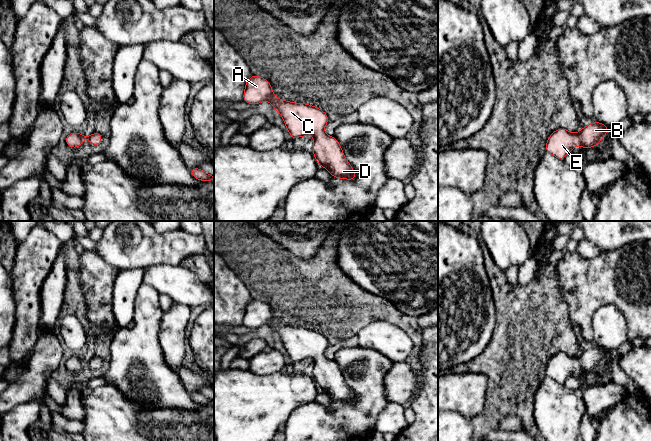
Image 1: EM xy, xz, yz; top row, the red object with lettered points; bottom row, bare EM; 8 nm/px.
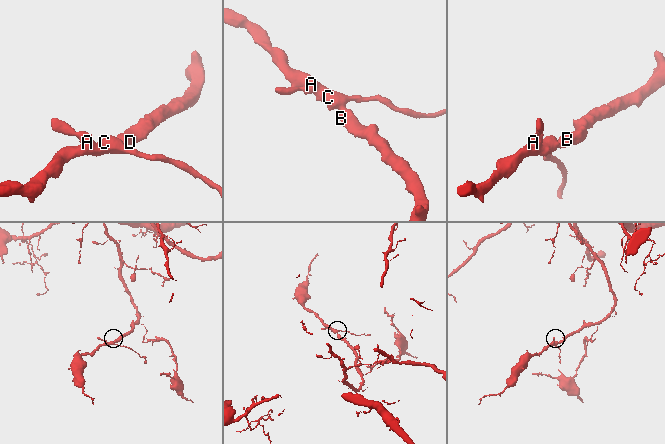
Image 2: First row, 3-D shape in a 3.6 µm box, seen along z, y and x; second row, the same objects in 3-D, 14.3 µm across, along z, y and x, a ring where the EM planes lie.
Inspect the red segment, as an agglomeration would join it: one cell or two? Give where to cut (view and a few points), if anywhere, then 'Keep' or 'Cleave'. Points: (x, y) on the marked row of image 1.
No split. Keep

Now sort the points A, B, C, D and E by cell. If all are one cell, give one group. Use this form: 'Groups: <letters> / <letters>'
Groups: A B C D E

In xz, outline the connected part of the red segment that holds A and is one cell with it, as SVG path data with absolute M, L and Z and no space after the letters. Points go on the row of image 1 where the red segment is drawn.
M254 74L246 81L243 101L251 105L269 101L282 116L292 140L309 134L314 136L312 153L319 166L324 167L335 178L356 179L356 173L347 161L338 140L323 132L329 122L324 111L306 103L293 103L276 98L270 82Z

